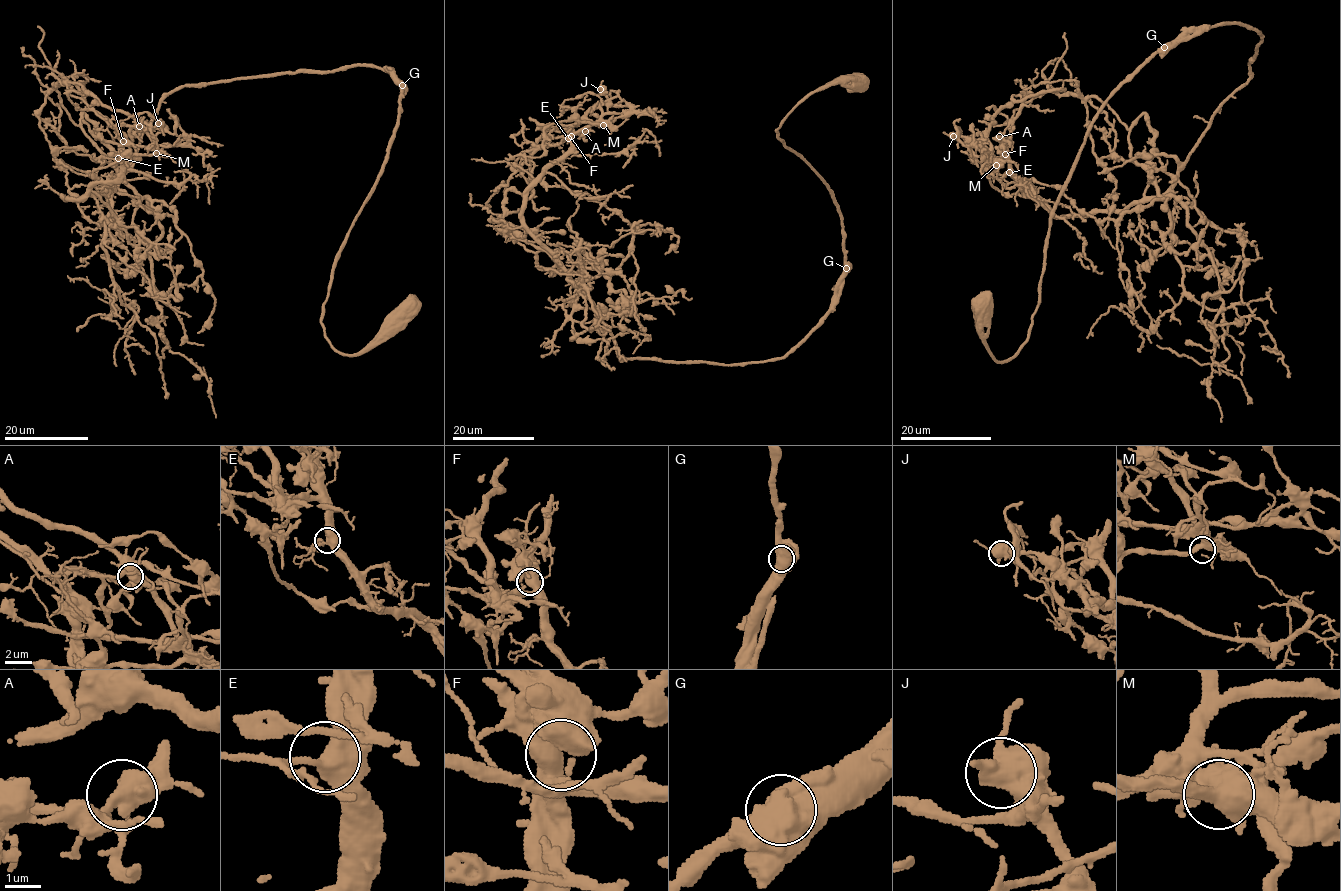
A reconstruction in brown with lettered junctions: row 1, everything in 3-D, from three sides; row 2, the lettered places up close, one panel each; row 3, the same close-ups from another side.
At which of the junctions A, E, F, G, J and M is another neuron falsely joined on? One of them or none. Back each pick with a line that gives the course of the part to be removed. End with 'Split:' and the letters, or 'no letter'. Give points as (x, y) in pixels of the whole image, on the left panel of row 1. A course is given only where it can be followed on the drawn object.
G: course (402, 85), (385, 67)
Split: G

